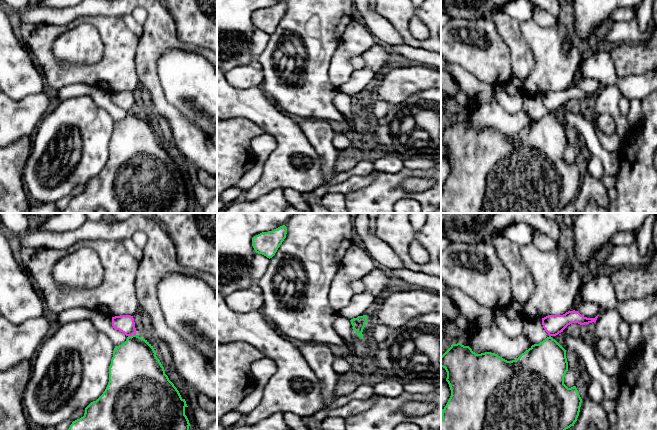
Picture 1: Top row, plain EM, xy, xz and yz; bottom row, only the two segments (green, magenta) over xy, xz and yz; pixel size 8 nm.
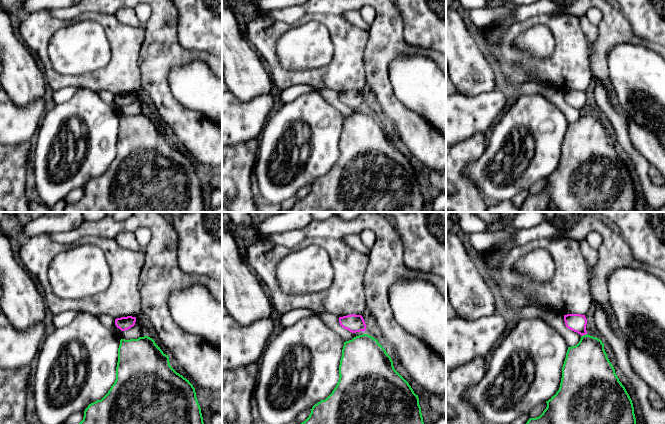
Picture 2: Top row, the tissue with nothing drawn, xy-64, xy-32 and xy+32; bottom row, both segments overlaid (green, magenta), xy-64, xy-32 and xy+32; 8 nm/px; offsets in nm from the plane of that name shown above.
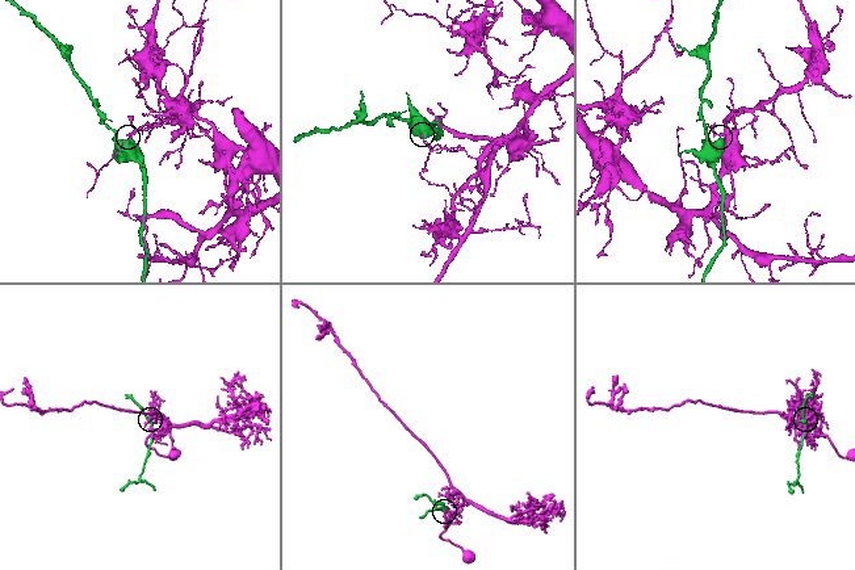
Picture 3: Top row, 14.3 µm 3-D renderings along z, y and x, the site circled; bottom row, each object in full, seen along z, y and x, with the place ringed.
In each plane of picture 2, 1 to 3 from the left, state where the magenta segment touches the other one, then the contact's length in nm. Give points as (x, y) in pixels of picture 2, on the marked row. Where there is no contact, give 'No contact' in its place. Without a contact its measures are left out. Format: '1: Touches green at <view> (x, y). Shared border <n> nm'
1: No contact
2: No contact
3: Touches green at xy+32 (584, 335). Shared border 50 nm

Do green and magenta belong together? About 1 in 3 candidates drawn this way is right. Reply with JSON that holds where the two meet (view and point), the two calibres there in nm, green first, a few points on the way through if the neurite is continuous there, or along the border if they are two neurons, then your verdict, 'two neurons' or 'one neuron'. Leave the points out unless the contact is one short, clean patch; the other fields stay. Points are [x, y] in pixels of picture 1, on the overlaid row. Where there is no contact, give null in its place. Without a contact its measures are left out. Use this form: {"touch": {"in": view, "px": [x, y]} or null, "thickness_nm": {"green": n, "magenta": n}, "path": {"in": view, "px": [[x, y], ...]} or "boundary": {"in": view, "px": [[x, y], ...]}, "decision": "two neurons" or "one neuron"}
{"touch": {"in": "xy", "px": [132, 335]}, "thickness_nm": {"green": 380, "magenta": 140}, "boundary": {"in": "xy", "px": [[134, 334], [128, 337]]}, "decision": "two neurons"}

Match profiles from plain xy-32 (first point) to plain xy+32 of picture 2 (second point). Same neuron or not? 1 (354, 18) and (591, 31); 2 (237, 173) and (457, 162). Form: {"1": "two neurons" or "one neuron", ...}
{"1": "one neuron", "2": "one neuron"}

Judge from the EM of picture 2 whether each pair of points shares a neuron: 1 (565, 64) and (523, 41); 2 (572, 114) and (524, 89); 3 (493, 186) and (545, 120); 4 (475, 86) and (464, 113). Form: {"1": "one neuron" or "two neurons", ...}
{"1": "two neurons", "2": "one neuron", "3": "one neuron", "4": "two neurons"}

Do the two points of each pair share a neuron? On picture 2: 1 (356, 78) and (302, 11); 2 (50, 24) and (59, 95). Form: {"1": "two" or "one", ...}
{"1": "two", "2": "two"}

